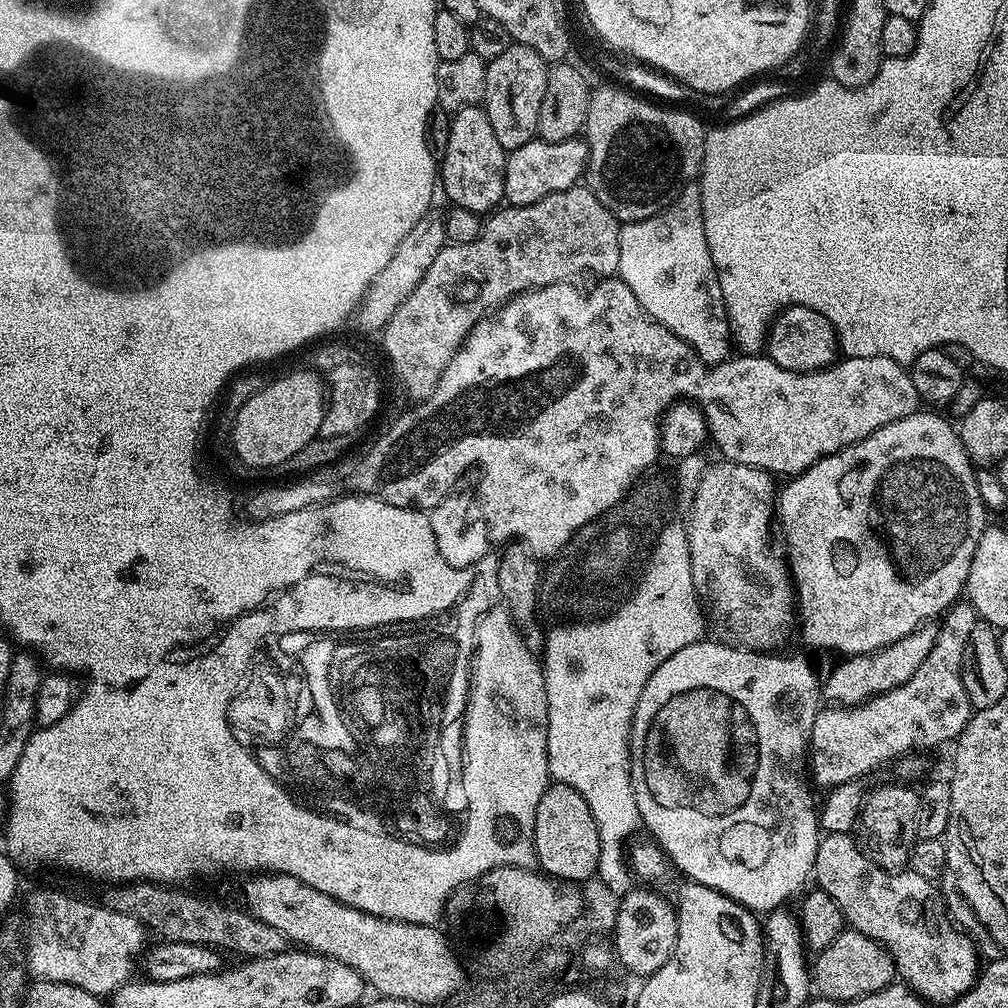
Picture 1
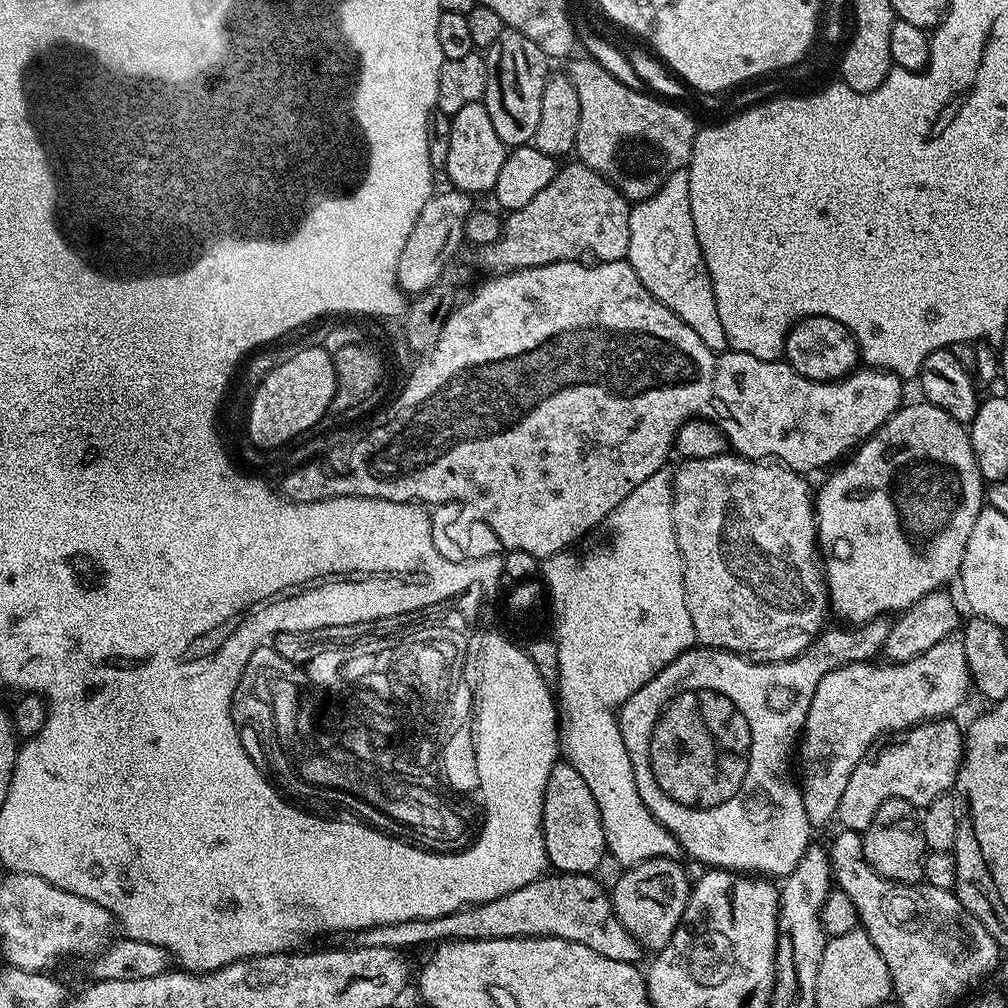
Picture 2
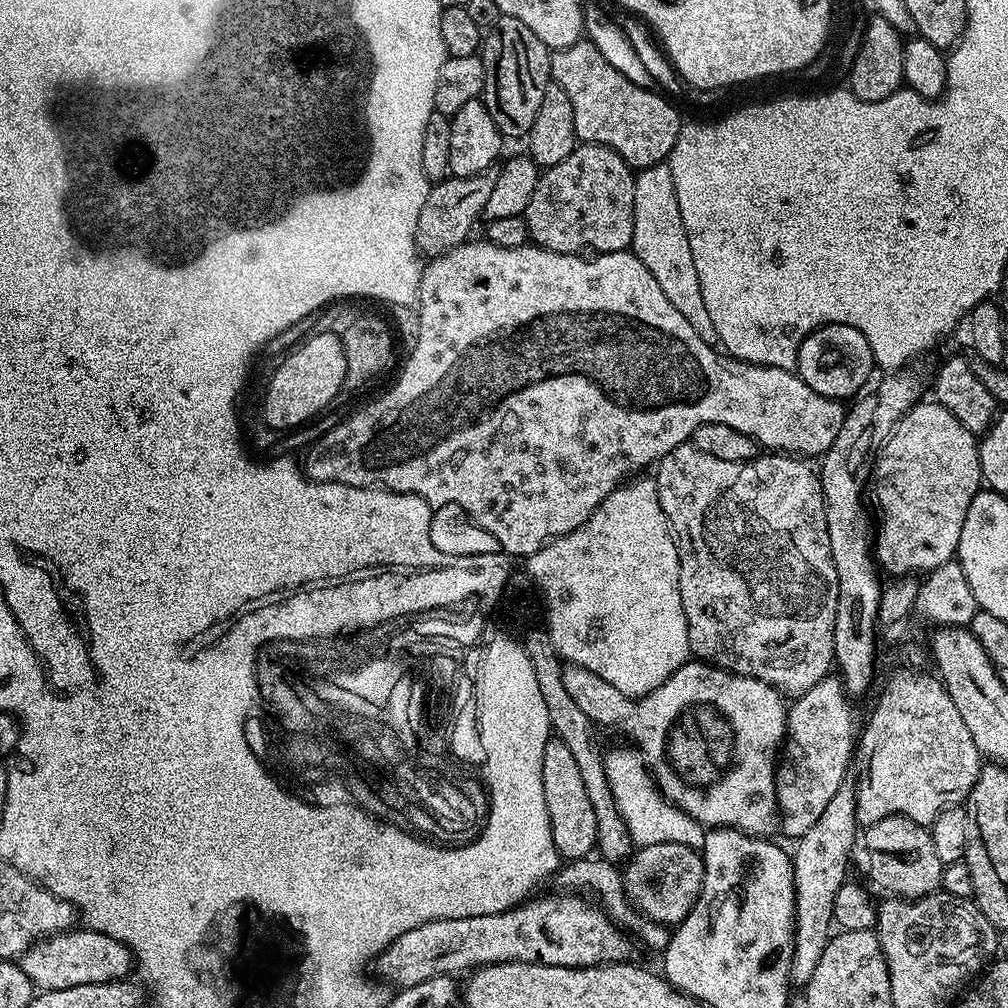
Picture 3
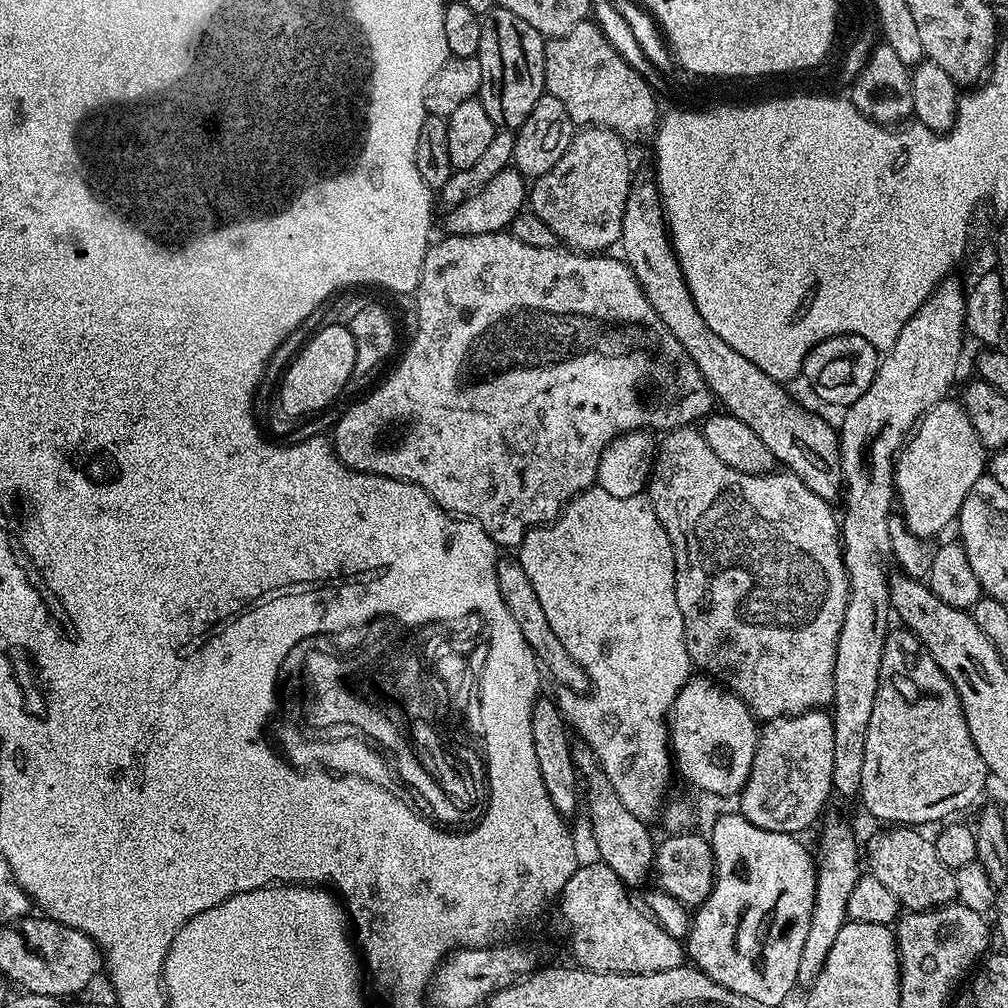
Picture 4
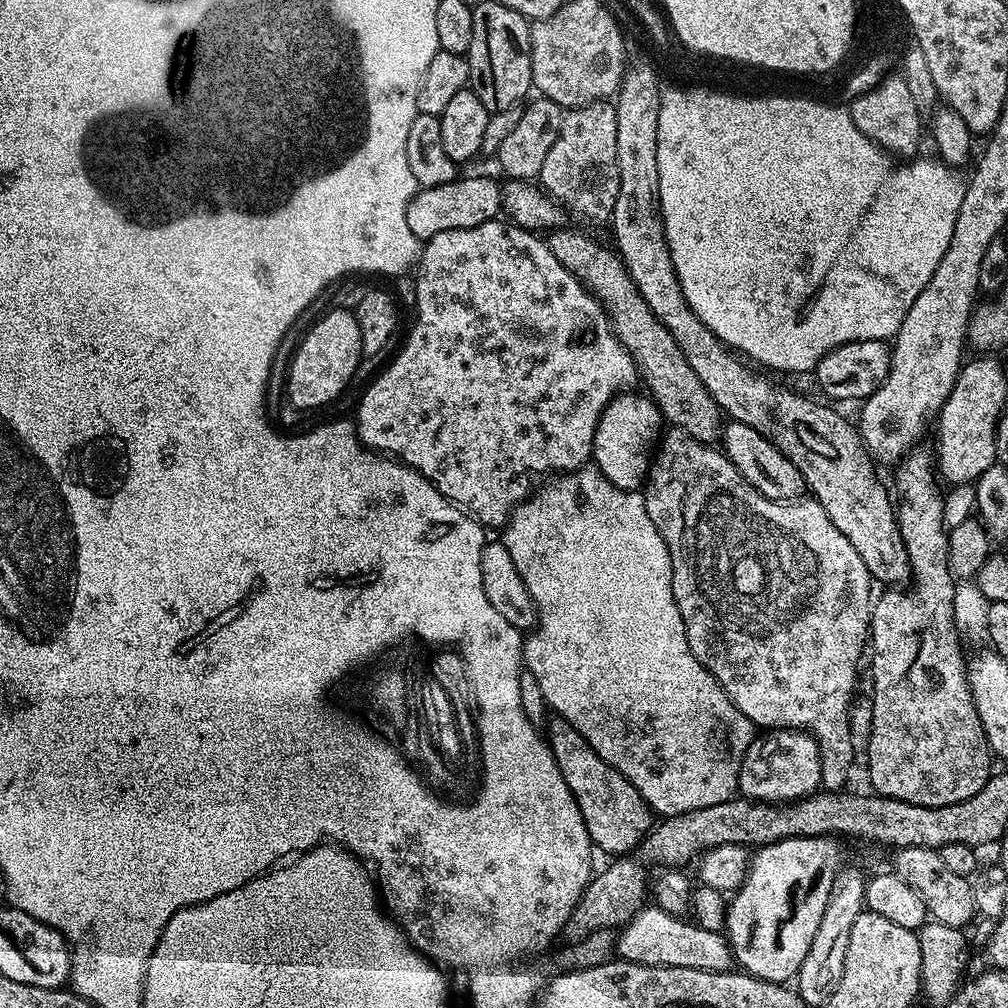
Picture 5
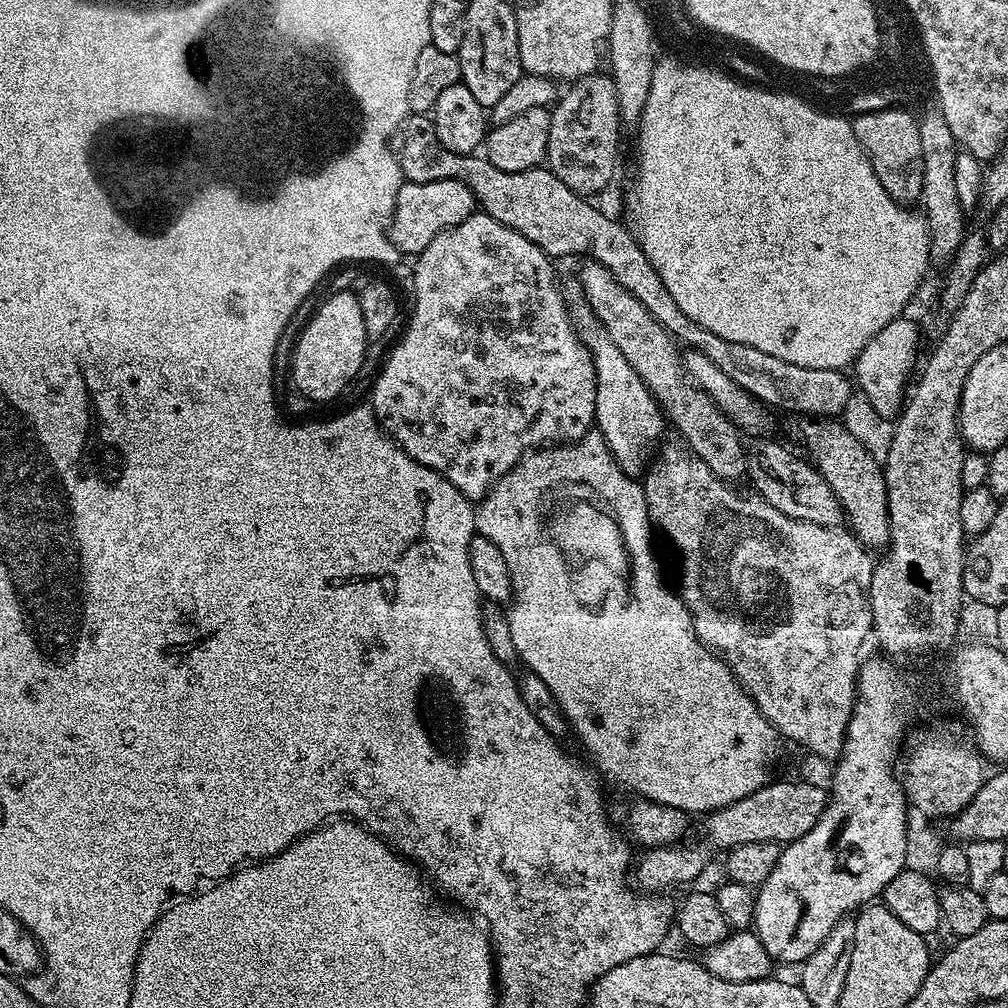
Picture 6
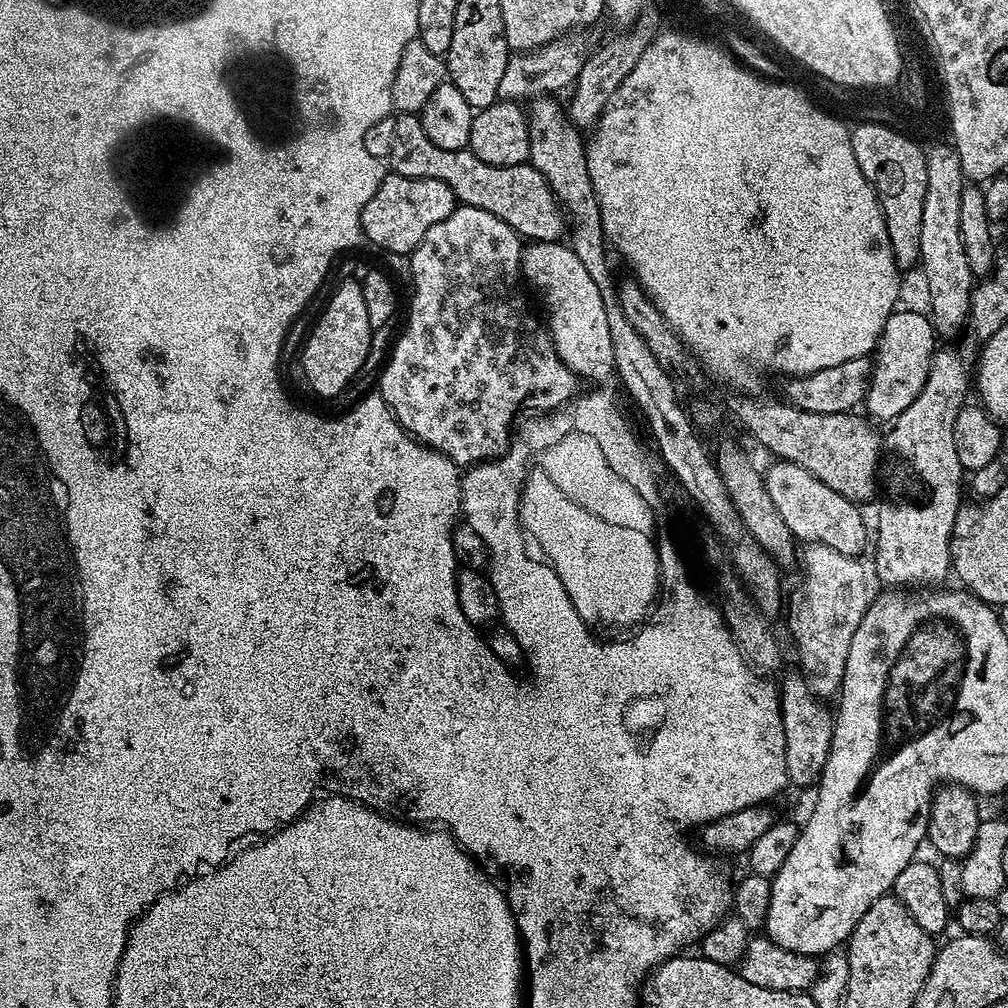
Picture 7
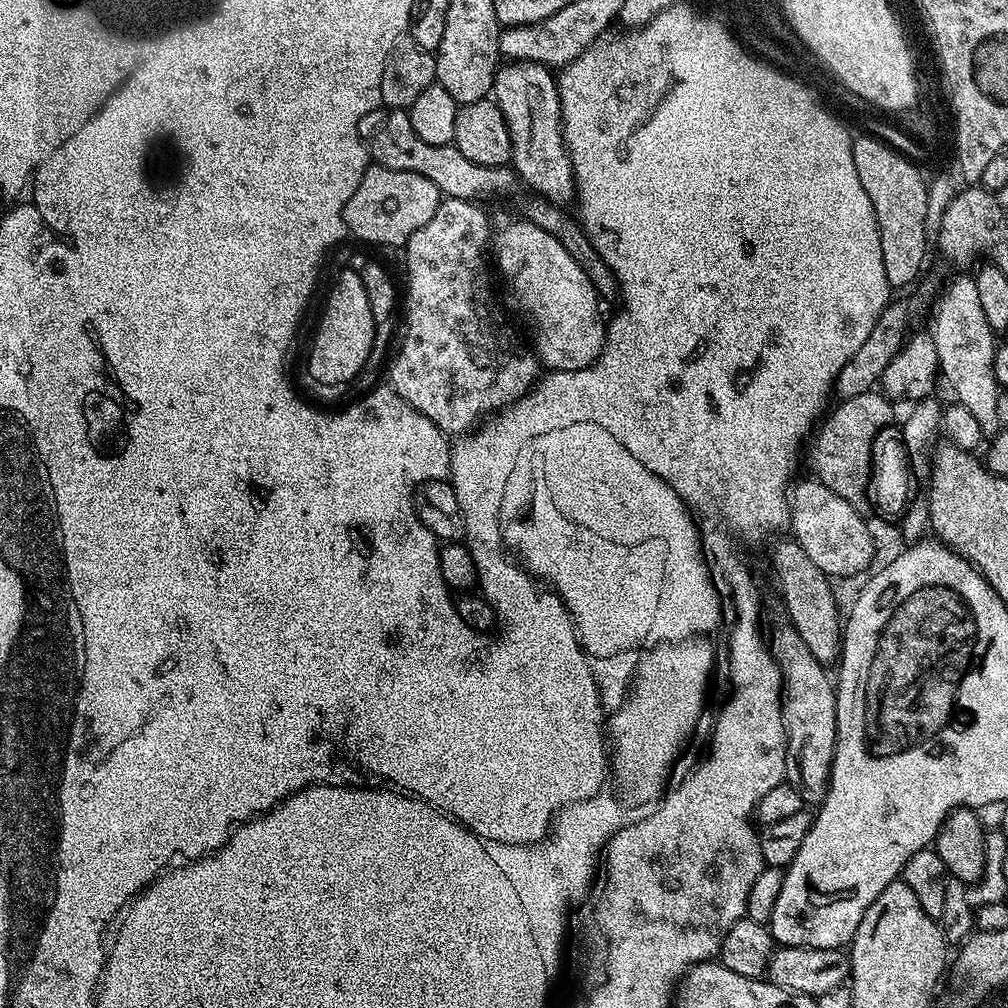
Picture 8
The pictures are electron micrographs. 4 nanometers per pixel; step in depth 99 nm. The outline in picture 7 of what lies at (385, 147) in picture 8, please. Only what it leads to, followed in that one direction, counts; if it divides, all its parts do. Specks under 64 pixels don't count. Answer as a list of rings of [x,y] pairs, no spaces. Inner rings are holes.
[[[402,112],[395,117],[397,120],[391,121],[392,124],[392,145],[388,148],[388,160],[386,156],[386,164],[389,169],[397,176],[405,176],[406,178],[438,178],[438,182],[446,182],[446,186],[450,186],[450,190],[455,194],[457,201],[466,206],[478,206],[478,210],[486,210],[490,214],[494,214],[494,218],[502,218],[502,222],[506,222],[506,226],[510,226],[525,241],[535,242],[537,240],[554,240],[559,241],[560,236],[566,232],[566,213],[561,208],[556,195],[550,190],[550,186],[546,182],[546,178],[542,178],[542,174],[538,174],[538,170],[534,170],[534,166],[530,162],[519,164],[518,166],[490,166],[490,162],[482,162],[482,158],[478,158],[471,150],[442,150],[442,146],[434,146],[434,142],[430,142],[430,138],[426,138],[426,130],[422,130],[422,122],[419,115],[415,112]]]

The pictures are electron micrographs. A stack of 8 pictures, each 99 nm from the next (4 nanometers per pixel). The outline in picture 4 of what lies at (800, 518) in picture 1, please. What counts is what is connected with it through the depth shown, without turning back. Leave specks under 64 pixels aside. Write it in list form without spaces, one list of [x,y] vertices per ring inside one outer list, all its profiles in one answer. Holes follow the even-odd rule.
[[[946,398],[938,402],[920,419],[906,447],[896,458],[894,496],[906,526],[914,535],[921,538],[933,538],[932,536],[938,535],[948,523],[952,524],[960,515],[960,507],[966,501],[966,494],[985,472],[986,449],[982,446],[978,430],[974,430],[974,425],[971,424],[966,410],[960,405],[959,399]]]

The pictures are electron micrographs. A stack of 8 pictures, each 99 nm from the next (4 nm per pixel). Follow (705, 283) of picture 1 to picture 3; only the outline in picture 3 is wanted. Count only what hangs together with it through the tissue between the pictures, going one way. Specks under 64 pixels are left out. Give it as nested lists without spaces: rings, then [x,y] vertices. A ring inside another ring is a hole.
[[[667,163],[655,164],[636,172],[634,182],[634,234],[630,249],[634,255],[654,274],[662,294],[670,298],[673,306],[694,326],[694,334],[702,342],[715,345],[718,330],[706,311],[702,299],[702,282],[698,282],[698,269],[694,266],[694,254],[690,254],[690,238],[686,238],[686,226],[682,226],[682,210],[678,210],[678,194],[674,192],[674,176]]]

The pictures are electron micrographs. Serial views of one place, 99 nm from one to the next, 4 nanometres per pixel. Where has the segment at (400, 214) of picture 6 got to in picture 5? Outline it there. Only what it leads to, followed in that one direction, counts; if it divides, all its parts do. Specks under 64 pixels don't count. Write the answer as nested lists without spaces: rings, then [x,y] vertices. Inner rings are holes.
[[[488,176],[457,178],[450,184],[420,188],[408,207],[410,230],[422,242],[442,234],[442,230],[466,230],[470,226],[482,226],[482,222],[495,220],[501,215],[504,203],[504,189],[501,181]]]

